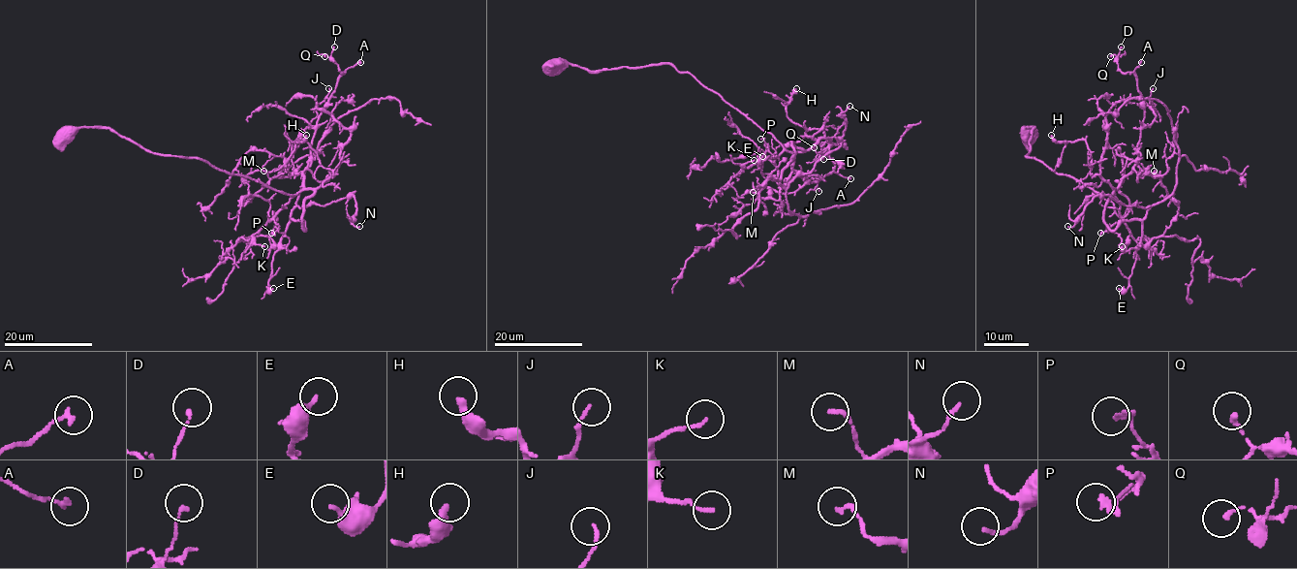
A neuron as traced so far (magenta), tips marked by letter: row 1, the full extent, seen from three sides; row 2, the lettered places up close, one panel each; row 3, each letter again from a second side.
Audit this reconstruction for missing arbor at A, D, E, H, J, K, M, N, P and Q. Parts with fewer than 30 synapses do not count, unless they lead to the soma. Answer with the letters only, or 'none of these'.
none of these

